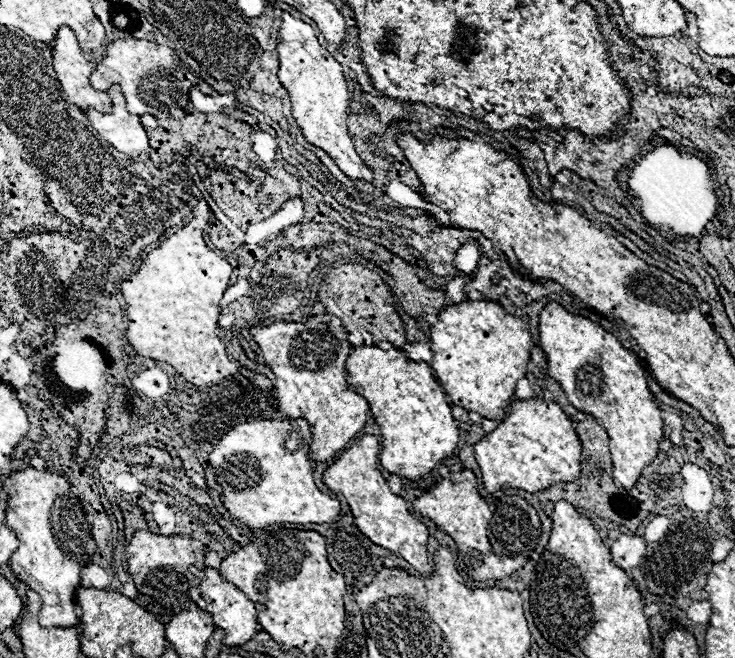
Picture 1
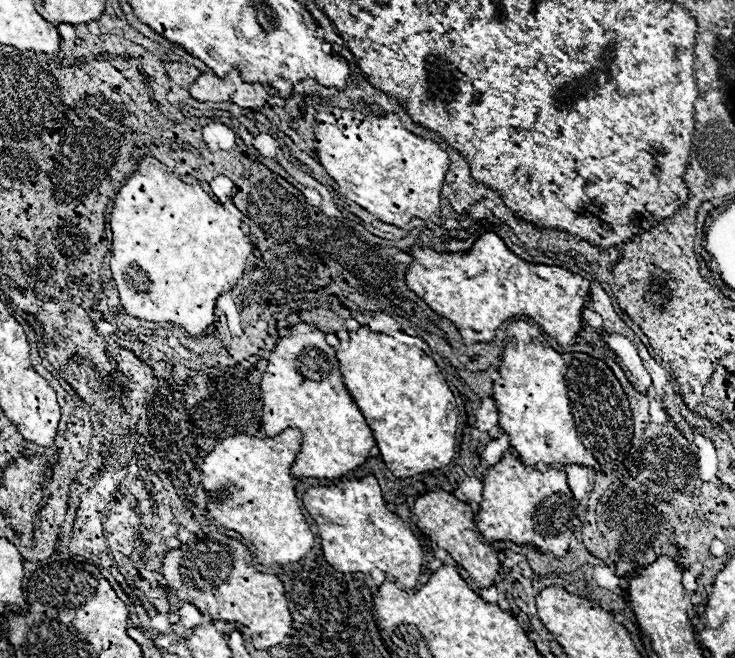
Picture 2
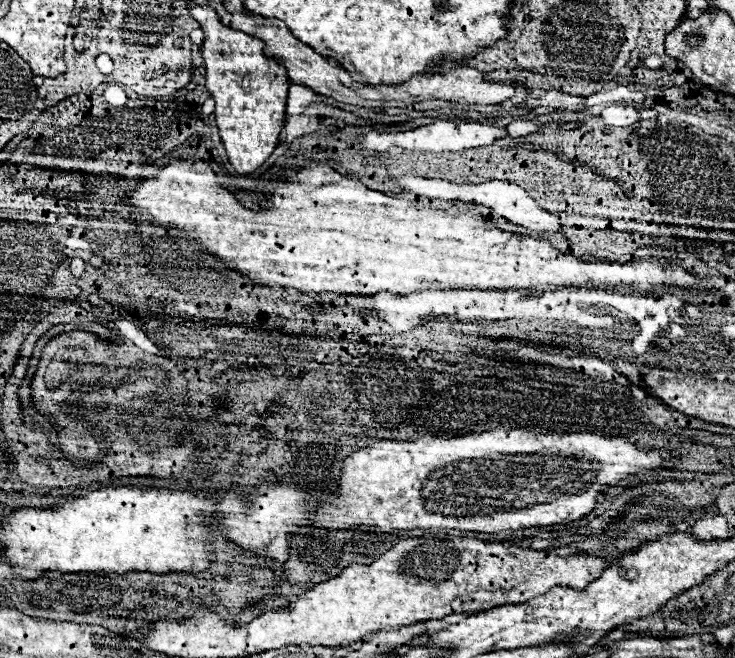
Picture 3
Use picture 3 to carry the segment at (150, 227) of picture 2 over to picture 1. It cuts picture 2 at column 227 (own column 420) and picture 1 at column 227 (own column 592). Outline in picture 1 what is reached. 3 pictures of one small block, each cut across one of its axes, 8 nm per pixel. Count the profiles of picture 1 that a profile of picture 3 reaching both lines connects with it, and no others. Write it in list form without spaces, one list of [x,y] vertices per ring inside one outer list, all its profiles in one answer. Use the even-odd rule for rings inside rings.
[[[194,220],[150,250],[136,274],[122,282],[122,296],[128,304],[126,338],[132,348],[158,362],[174,366],[188,382],[204,386],[218,382],[222,360],[228,360],[224,344],[216,336],[220,300],[230,286],[232,266],[204,242],[204,230]]]

